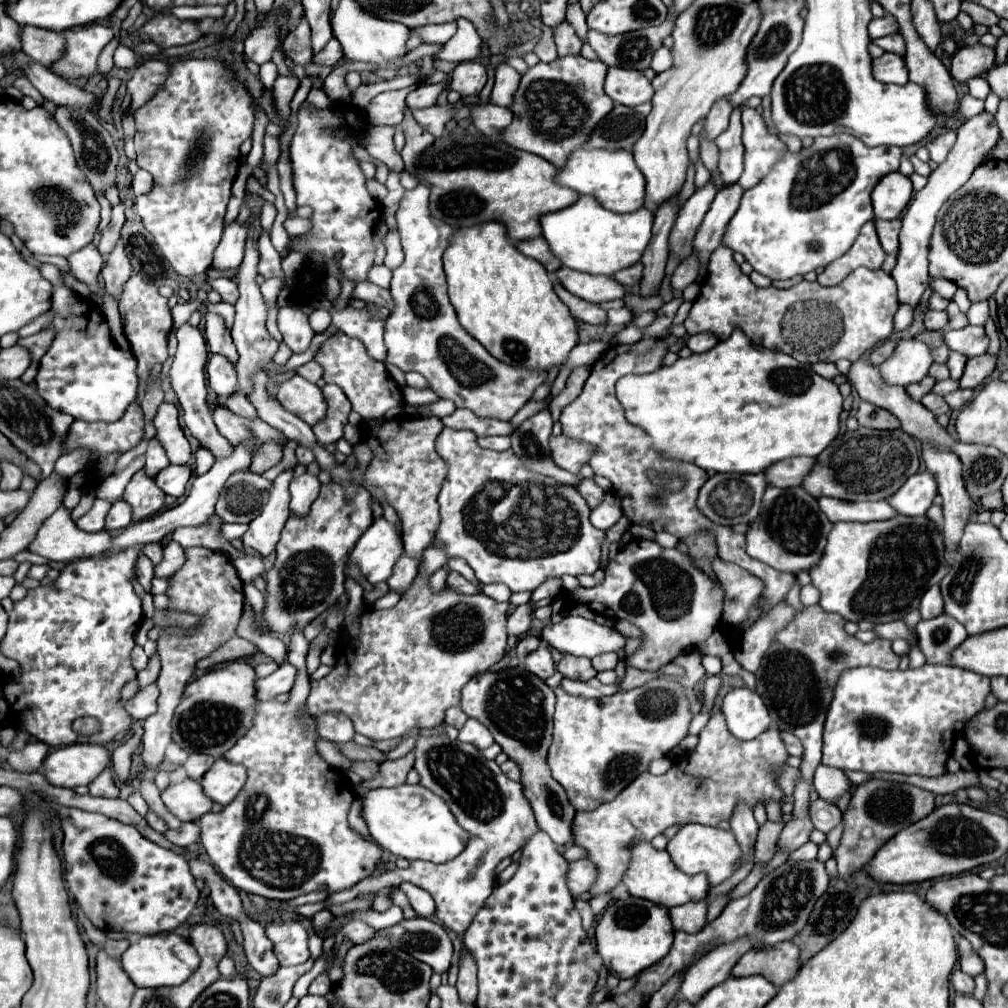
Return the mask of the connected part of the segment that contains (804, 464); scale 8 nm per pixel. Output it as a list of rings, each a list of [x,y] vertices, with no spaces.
[[[808,456],[776,462],[768,468],[768,484],[780,486],[780,488],[800,486],[806,474],[812,470],[812,466],[814,466],[814,458],[808,458]]]

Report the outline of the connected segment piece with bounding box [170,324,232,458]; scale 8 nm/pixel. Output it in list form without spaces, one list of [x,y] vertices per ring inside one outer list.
[[[184,324],[176,330],[176,338],[178,338],[178,350],[170,368],[170,386],[178,396],[178,402],[184,410],[184,424],[186,428],[192,432],[194,438],[198,438],[198,442],[202,442],[216,458],[224,458],[224,454],[228,454],[228,450],[232,450],[232,446],[218,434],[216,424],[212,422],[212,412],[206,404],[206,376],[204,376],[204,368],[206,368],[206,360],[208,360],[208,348],[206,348],[206,340],[202,336],[202,332],[196,326]]]

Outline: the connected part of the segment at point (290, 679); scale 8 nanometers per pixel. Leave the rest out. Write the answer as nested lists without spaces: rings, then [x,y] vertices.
[[[284,662],[274,674],[258,680],[258,700],[272,700],[274,696],[282,692],[290,692],[296,680],[296,668],[288,662]]]

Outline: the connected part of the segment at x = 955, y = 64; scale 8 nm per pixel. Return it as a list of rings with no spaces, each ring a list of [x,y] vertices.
[[[982,44],[964,46],[952,56],[950,74],[958,82],[966,82],[974,76],[984,74],[992,66],[994,56],[996,56],[994,48],[988,48],[988,46],[982,46]]]

